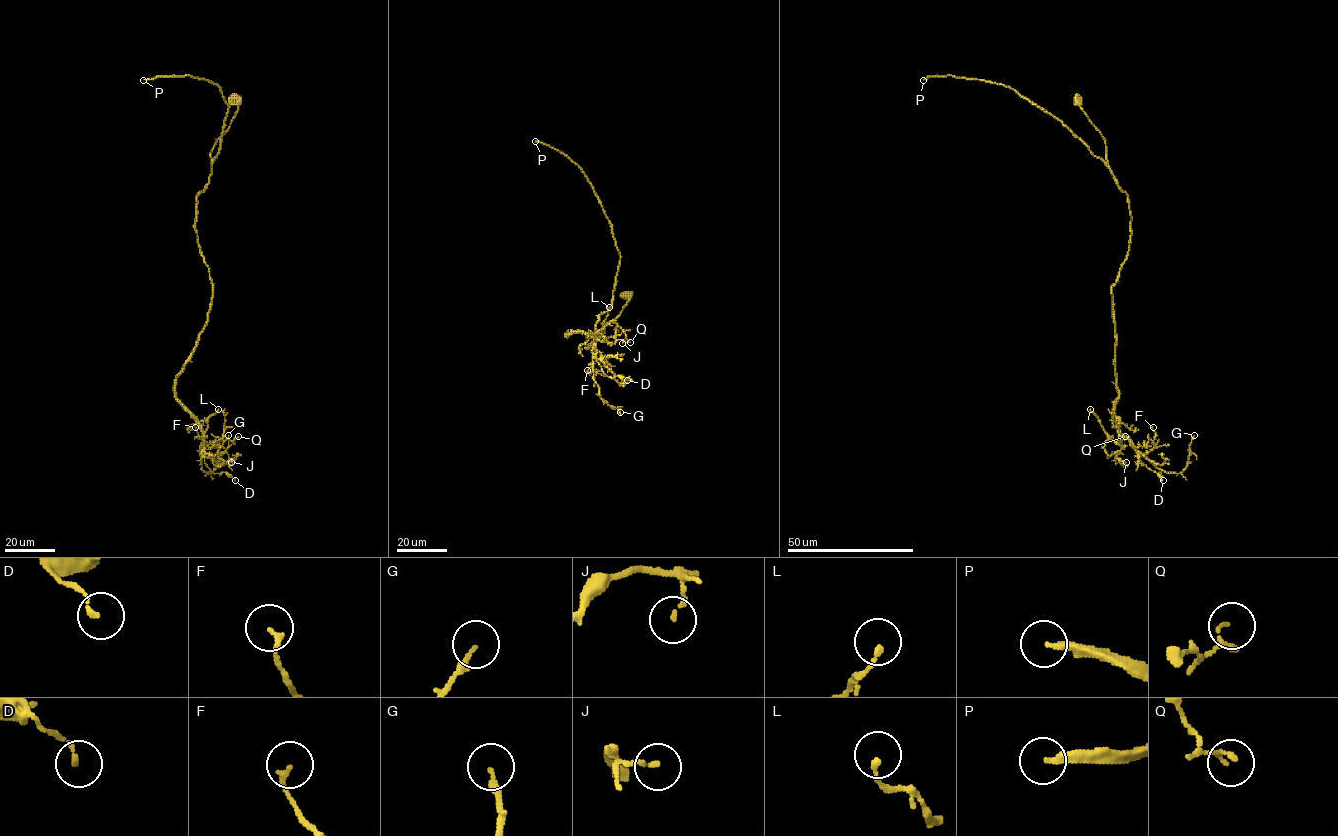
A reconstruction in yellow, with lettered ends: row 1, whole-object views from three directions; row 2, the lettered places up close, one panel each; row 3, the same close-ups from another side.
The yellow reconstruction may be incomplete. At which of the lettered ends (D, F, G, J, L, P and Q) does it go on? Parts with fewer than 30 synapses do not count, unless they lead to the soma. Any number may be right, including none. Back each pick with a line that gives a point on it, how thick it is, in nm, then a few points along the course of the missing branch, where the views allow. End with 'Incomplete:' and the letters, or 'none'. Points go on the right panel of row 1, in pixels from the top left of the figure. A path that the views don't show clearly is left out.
P: place (923, 80); calibre 240 nm; course (923, 80), (925, 85), (947, 96), (1039, 108), (1073, 135), (1070, 145), (1061, 144), (1051, 152), (1042, 154)
Incomplete: P

